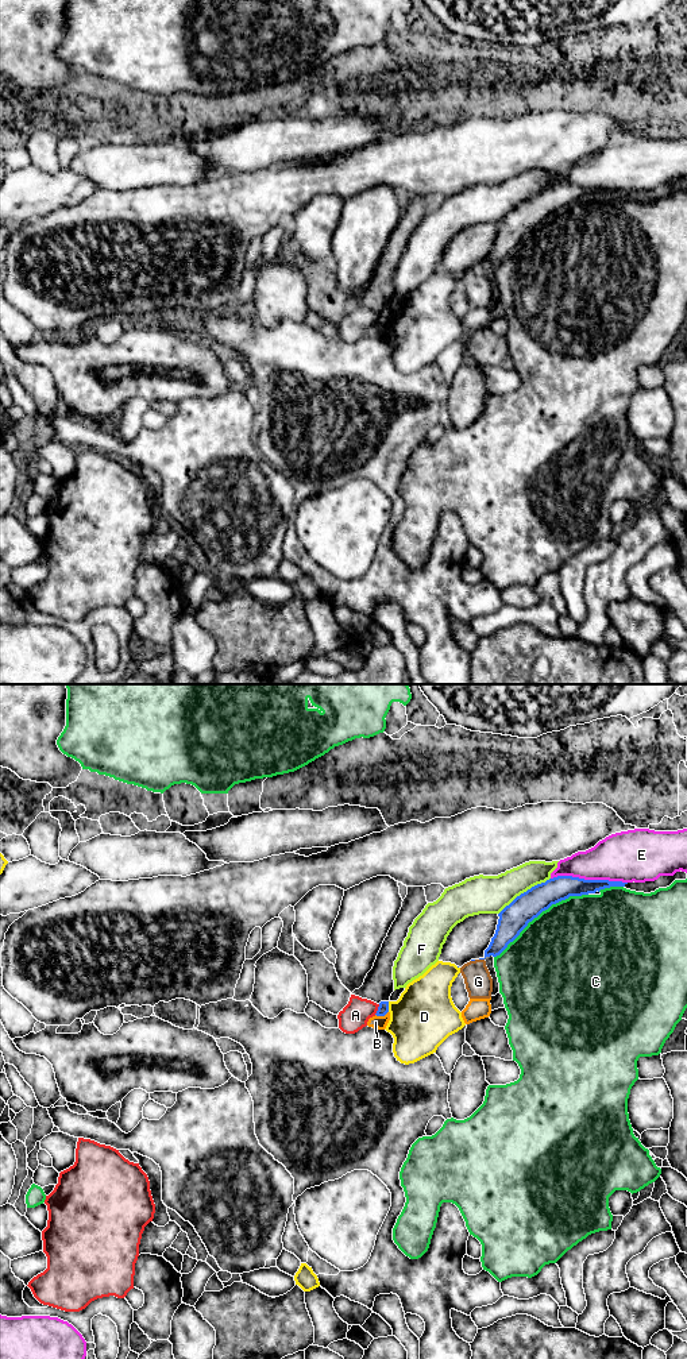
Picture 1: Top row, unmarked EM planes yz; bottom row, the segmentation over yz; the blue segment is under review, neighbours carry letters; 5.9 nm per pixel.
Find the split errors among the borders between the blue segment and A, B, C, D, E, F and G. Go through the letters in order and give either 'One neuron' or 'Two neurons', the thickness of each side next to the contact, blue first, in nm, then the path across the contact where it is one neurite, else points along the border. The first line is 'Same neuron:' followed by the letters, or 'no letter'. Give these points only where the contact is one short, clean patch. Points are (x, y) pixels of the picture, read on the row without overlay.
Same neuron: no letter
A: Two neurons. Thickness 60 nm (blue) against 160 nm. Boundary: yz (379, 313), (374, 323)
B: Two neurons. Thickness 60 nm (blue) against 80 nm
C: Two neurons. Thickness 170 nm (blue) against 500 nm
D: Two neurons. Thickness 60 nm (blue) against 380 nm
E: Two neurons. Thickness 150 nm (blue) against 280 nm
F: Two neurons. Thickness 170 nm (blue) against 220 nm
G: Two neurons. Thickness 150 nm (blue) against 160 nm. Boundary: yz (479, 267), (483, 269)

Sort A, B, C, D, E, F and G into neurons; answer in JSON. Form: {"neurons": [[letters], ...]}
{"neurons": [["A"], ["B"], ["C"], ["D"], ["E"], ["F"], ["G"]]}

